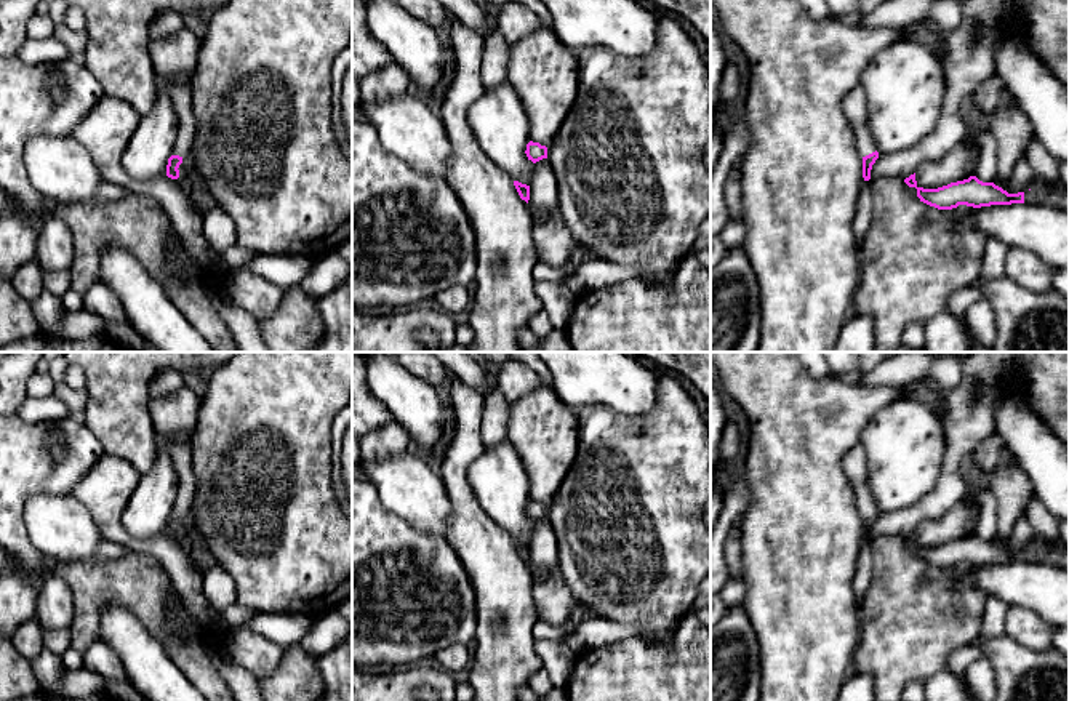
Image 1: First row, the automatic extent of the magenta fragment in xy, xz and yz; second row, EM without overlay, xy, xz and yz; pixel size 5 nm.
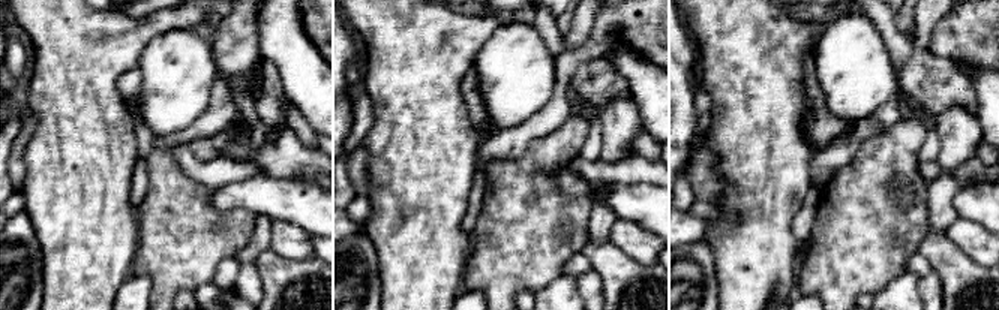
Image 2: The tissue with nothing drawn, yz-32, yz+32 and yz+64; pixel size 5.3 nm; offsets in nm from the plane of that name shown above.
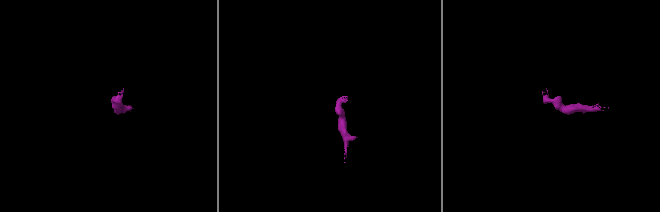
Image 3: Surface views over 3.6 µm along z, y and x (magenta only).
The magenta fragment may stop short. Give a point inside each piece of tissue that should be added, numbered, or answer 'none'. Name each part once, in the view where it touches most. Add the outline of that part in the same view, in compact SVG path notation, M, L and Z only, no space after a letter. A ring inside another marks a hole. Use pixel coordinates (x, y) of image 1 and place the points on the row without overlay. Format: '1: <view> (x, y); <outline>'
1: yz (853, 461); M856 443L845 456L843 456L843 471L851 480L855 488L855 496L858 501L859 515L866 515L875 511L875 504L871 496L871 488L867 485L867 466L866 466L866 450L863 443Z
2: yz (1058, 557); M1031 544L1024 547L1026 563L1043 563L1061 570L1069 570L1069 549L1047 547L1043 544Z

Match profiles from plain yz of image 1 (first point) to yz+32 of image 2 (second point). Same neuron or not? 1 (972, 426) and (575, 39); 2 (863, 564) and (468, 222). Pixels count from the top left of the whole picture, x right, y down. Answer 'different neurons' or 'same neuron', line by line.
1: different neurons
2: same neuron

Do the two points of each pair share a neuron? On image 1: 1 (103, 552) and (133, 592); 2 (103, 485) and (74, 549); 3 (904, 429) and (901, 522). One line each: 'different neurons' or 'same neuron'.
1: different neurons
2: different neurons
3: different neurons

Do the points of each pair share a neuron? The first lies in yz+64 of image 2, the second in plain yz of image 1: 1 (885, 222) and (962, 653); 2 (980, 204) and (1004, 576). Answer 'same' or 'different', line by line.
1: different
2: same

